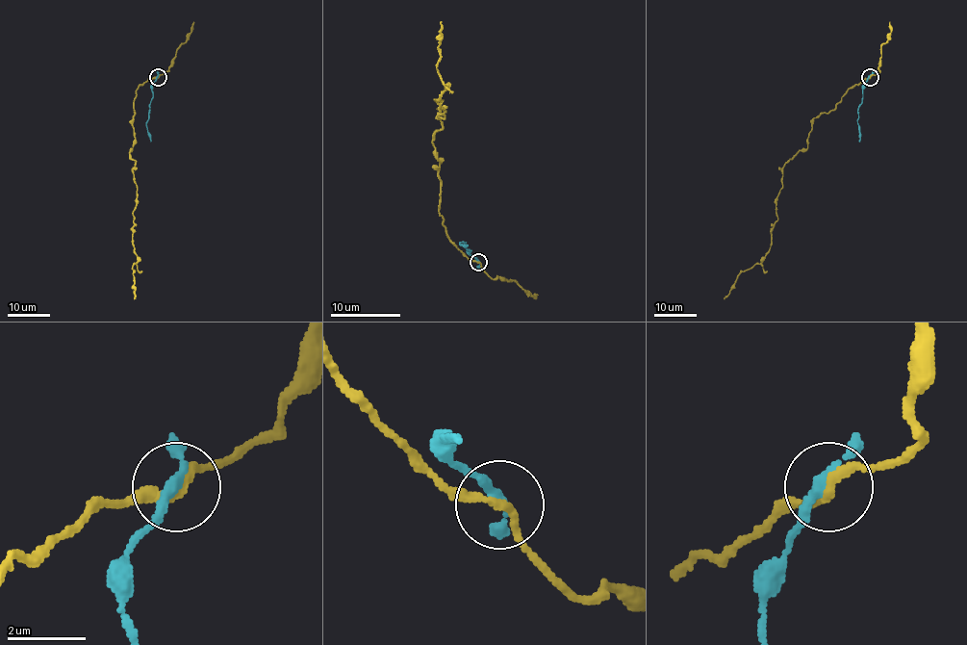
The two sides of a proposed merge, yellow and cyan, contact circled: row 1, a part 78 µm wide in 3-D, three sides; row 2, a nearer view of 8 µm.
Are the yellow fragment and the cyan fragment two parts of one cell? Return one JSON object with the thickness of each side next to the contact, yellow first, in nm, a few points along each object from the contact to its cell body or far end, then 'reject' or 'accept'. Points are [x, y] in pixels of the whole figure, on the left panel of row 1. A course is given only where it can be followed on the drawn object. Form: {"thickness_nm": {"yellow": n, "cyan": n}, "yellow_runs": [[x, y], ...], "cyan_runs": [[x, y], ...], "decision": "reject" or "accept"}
{"thickness_nm": {"yellow": 240, "cyan": 240}, "yellow_runs": [[157, 76], [136, 90], [133, 119], [134, 298]], "cyan_runs": [[157, 76], [152, 85], [153, 98], [146, 129], [151, 141]], "decision": "reject"}

